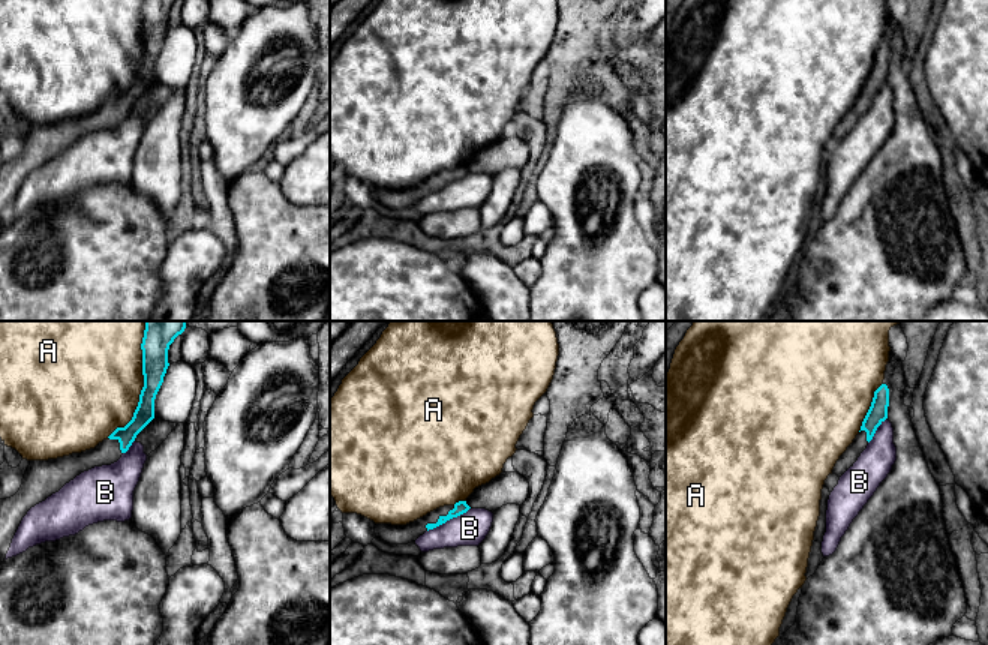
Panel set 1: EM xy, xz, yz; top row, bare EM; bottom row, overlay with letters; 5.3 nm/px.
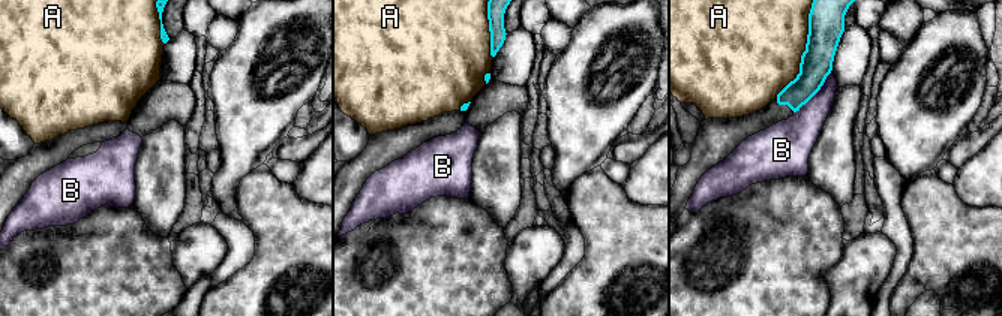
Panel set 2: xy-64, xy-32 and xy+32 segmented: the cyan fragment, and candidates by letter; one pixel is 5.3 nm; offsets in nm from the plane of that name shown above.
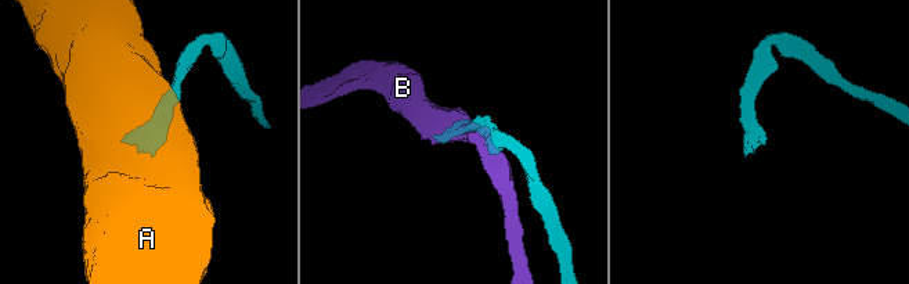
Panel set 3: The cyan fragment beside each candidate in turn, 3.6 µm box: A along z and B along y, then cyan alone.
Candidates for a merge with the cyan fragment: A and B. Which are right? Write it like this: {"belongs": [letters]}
{"belongs": []}

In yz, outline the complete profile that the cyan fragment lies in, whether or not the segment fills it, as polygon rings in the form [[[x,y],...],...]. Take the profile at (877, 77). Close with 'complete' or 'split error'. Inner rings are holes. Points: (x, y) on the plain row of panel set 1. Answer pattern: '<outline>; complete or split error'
[[[882,48],[876,56],[871,70],[862,86],[861,96],[837,124],[832,136],[841,141],[858,124],[873,104],[877,92],[888,82],[889,52]]]; split error

